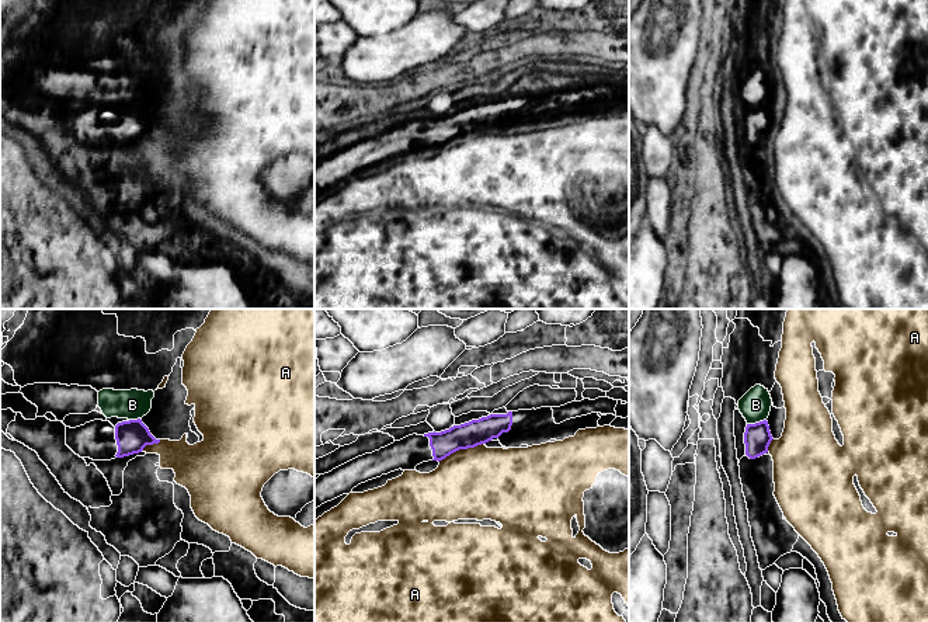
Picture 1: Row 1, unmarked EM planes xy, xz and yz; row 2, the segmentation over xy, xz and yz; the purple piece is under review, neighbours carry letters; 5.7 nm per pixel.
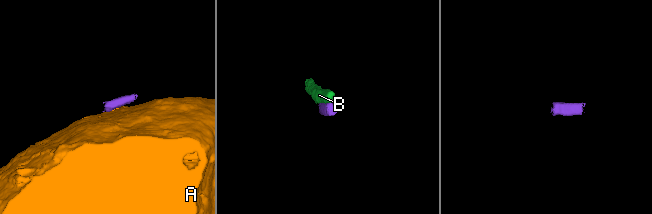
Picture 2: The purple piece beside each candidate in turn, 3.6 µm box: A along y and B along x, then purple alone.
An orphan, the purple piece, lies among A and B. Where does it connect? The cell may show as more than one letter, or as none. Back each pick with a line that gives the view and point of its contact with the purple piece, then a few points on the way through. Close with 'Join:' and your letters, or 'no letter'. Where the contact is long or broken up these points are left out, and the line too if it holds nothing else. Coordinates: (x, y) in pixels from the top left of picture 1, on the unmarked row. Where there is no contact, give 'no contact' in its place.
Join: no letter

